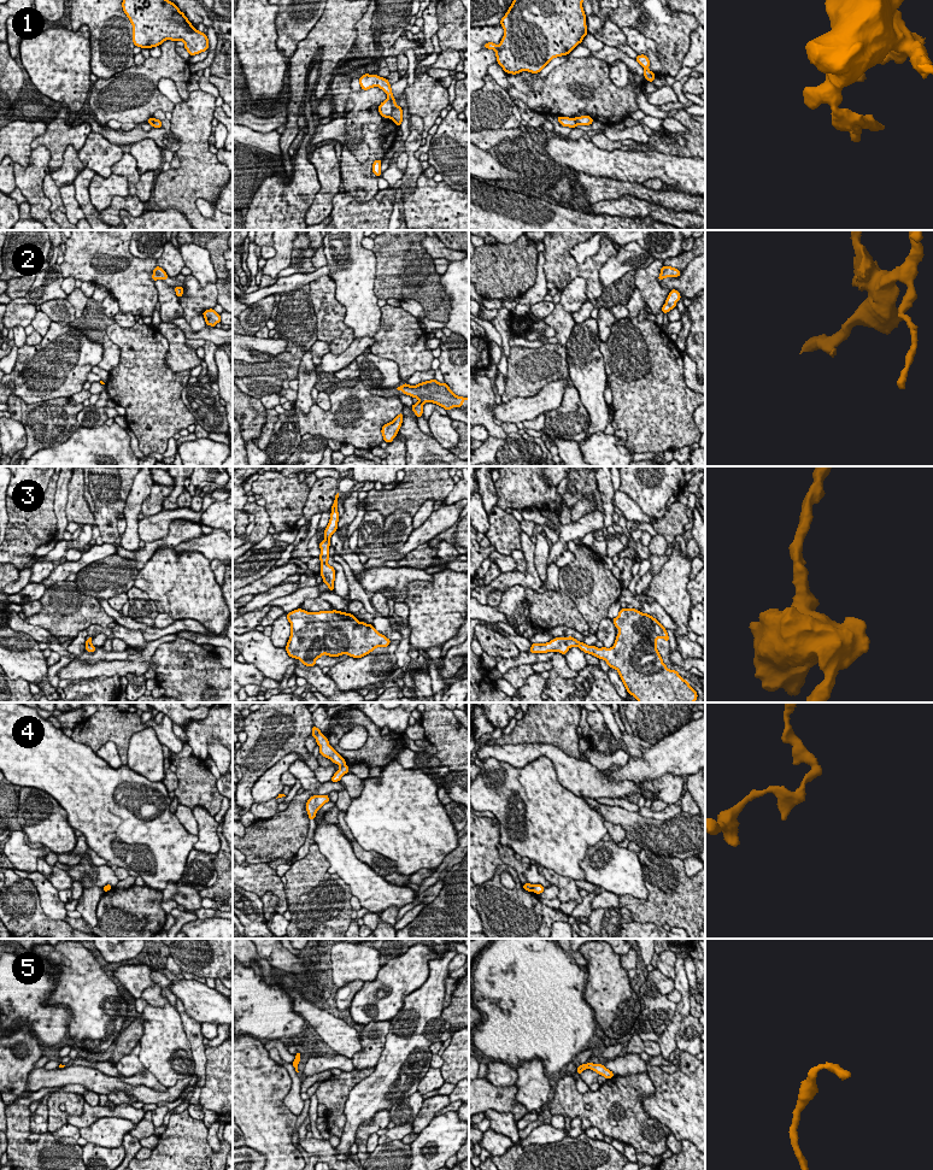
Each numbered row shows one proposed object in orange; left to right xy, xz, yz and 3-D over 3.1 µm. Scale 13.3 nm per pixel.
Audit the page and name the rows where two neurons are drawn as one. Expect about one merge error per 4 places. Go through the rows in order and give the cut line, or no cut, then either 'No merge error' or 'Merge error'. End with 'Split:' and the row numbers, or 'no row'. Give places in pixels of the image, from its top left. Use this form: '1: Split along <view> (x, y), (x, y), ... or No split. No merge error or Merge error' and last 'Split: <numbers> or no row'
1: Split along xz (388, 98), (392, 105), (389, 117). Merge error
2: No split. No merge error
3: No split. No merge error
4: Split along xz (345, 763), (341, 766). Merge error
5: No split. No merge error
Split: 1, 4

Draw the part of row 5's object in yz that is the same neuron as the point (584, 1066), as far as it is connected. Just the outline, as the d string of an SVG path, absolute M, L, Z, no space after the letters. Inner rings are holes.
M592 1062L588 1064L586 1063L580 1065L576 1069L576 1072L580 1075L586 1069L591 1069L592 1071L595 1071L598 1075L604 1076L605 1080L612 1078L615 1076L614 1072L606 1069L603 1064L593 1064Z

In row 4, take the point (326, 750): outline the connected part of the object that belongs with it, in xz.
M315 725L312 727L311 735L316 739L316 742L319 746L321 755L330 759L339 766L344 766L346 764L345 759L329 745L328 739Z

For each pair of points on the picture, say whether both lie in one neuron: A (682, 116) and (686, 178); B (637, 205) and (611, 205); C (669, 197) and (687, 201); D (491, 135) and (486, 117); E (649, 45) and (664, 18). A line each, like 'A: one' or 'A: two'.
A: two
B: one
C: one
D: two
E: two

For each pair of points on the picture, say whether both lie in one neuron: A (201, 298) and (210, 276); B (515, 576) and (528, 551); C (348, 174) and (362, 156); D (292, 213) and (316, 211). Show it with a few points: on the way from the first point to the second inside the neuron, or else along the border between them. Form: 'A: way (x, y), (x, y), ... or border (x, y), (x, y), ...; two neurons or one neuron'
A: border (192, 274), (201, 286), (207, 283), (215, 284); two neurons
B: way (524, 577), (529, 574), (529, 560); one neuron
C: border (342, 145), (361, 162), (369, 157); two neurons
D: border (321, 188), (304, 217); two neurons

